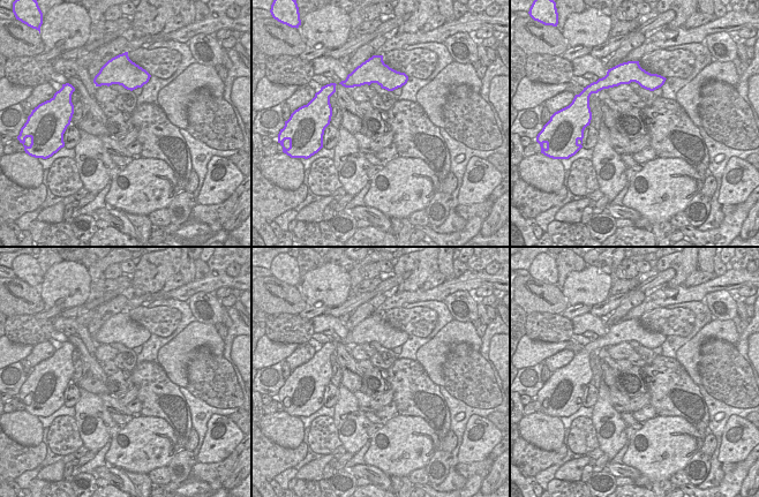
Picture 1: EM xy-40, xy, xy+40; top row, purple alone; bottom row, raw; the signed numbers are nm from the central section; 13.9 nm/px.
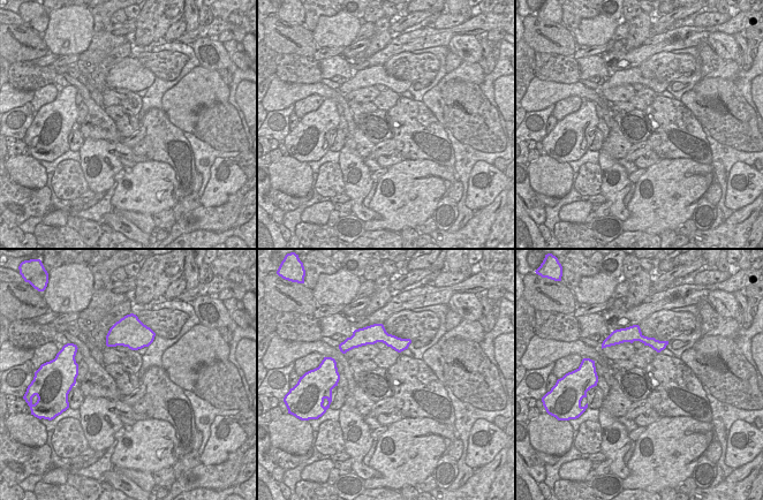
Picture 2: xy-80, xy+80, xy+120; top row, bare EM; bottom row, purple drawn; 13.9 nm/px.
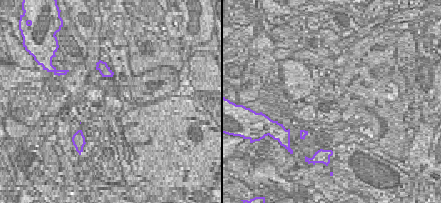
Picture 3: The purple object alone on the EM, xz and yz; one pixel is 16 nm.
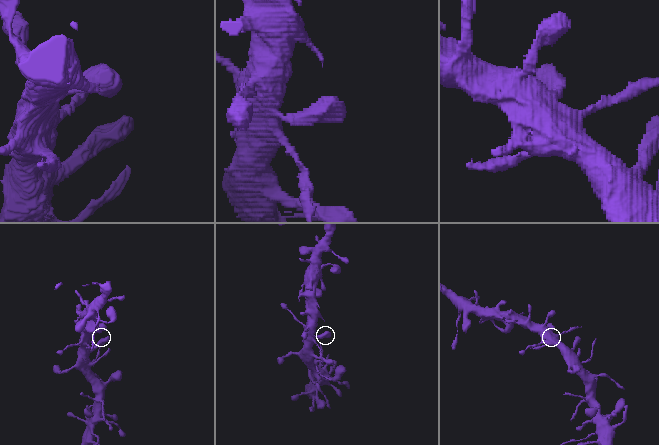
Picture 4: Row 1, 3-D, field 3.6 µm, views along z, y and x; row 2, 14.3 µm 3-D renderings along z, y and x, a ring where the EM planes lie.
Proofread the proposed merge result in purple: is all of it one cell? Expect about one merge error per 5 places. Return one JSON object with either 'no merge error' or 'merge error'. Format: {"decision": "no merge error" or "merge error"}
{"decision": "no merge error"}

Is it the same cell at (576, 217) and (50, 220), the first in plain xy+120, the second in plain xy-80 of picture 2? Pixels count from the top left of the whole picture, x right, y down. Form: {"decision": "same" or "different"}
{"decision": "same"}

